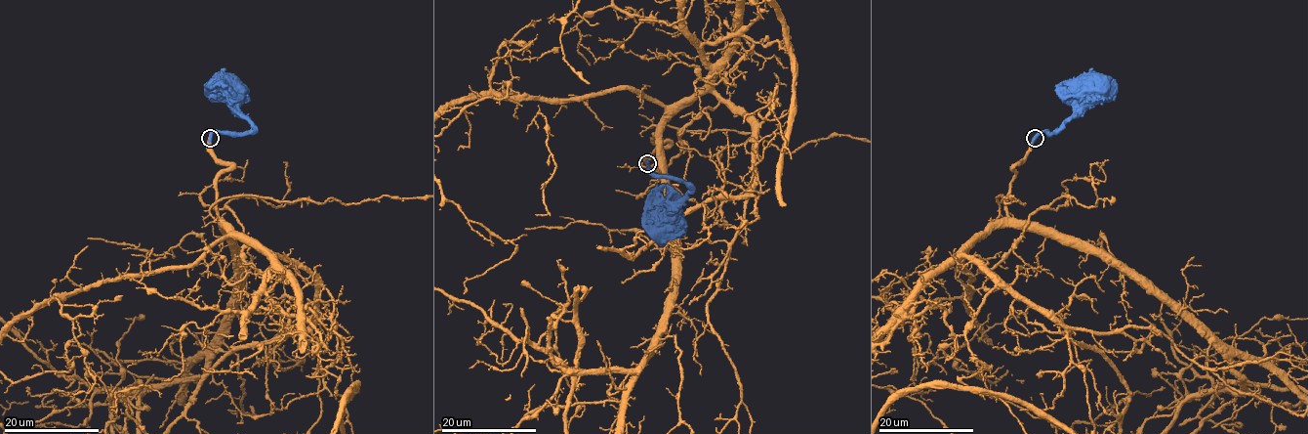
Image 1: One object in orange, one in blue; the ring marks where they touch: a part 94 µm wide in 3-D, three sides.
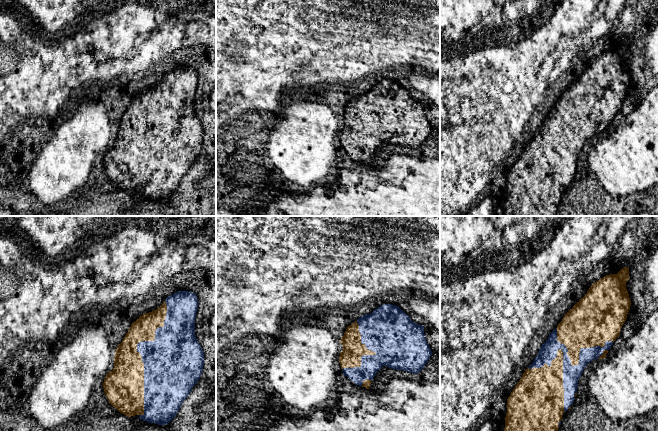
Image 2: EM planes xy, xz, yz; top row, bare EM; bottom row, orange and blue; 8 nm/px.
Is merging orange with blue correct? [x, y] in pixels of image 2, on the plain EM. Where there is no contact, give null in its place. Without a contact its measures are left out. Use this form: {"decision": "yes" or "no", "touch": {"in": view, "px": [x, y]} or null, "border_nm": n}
{"decision": "yes", "touch": {"in": "xy", "px": [138, 128]}, "border_nm": 950}

